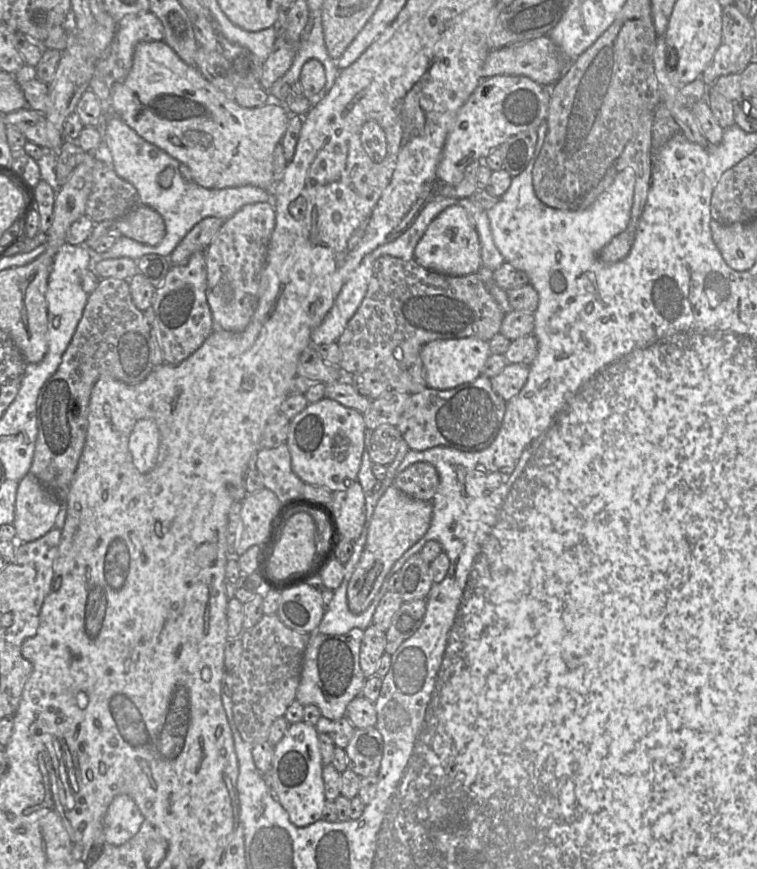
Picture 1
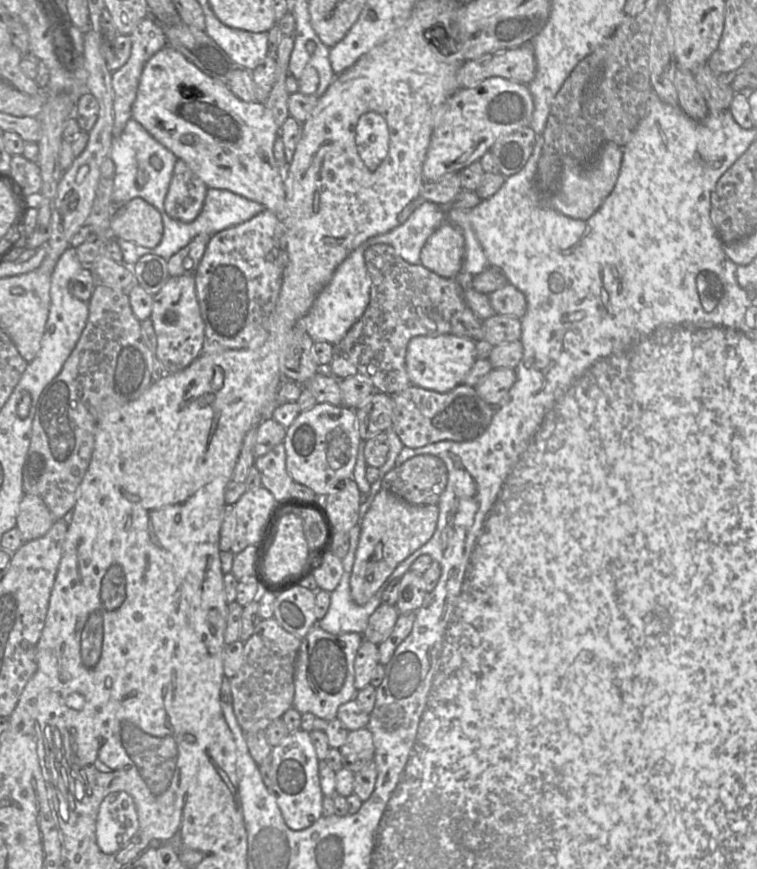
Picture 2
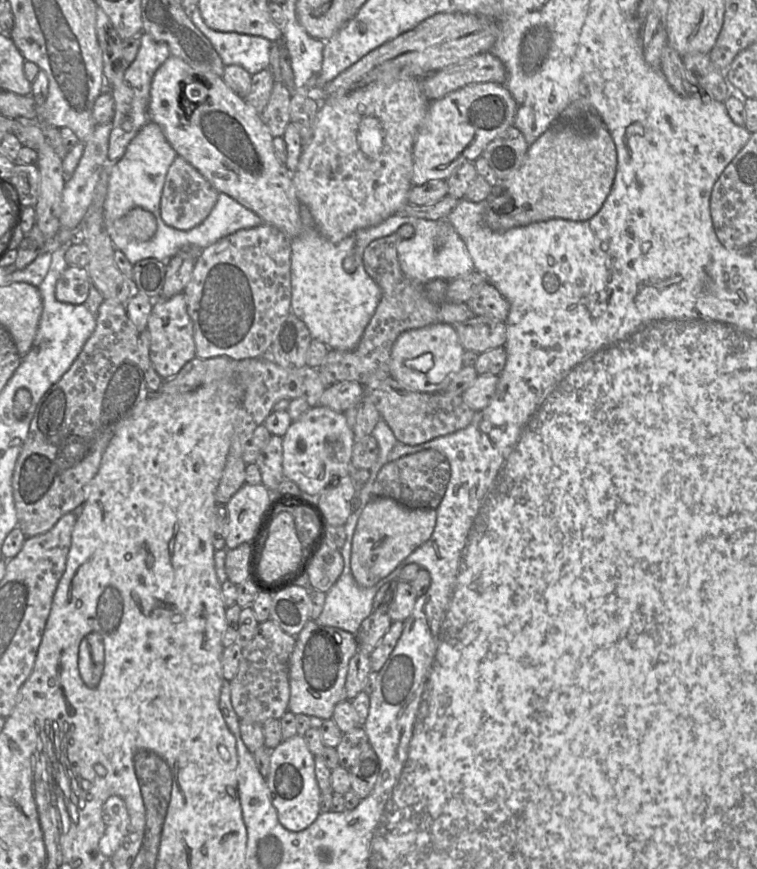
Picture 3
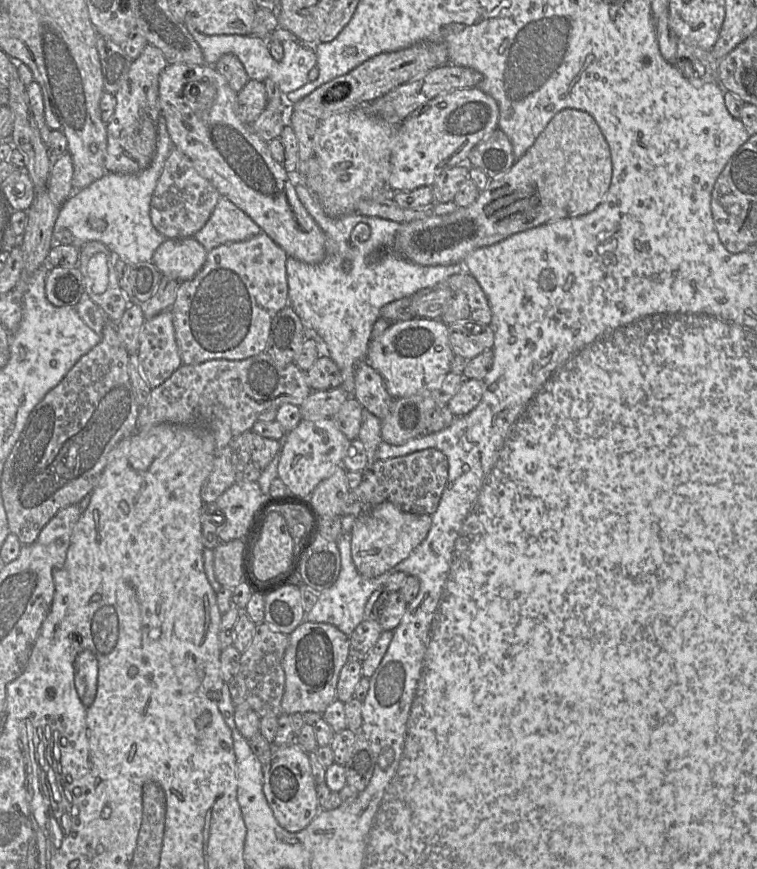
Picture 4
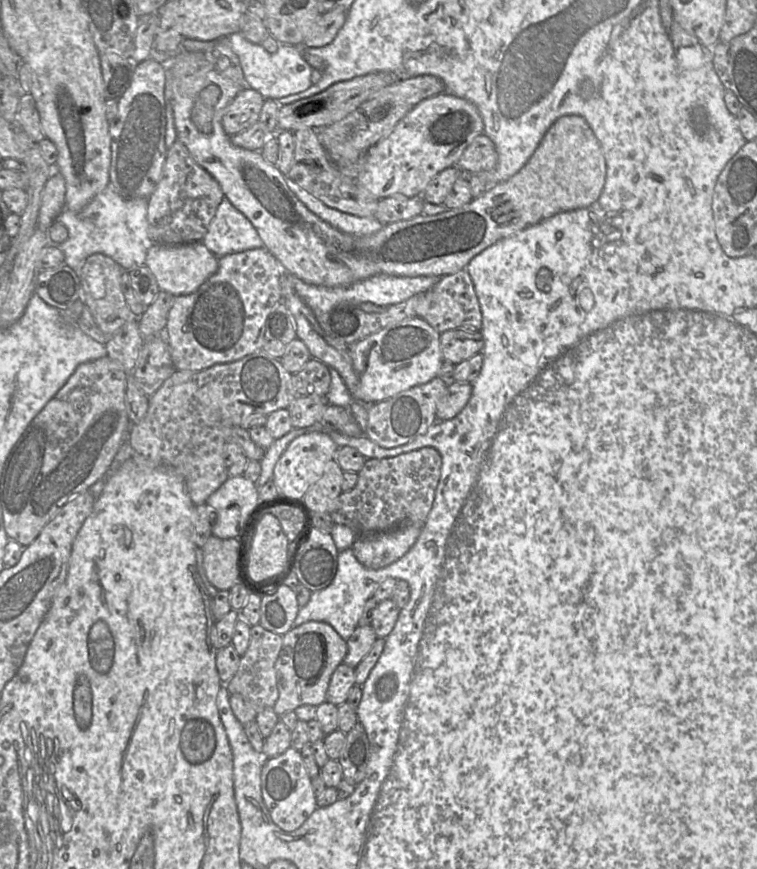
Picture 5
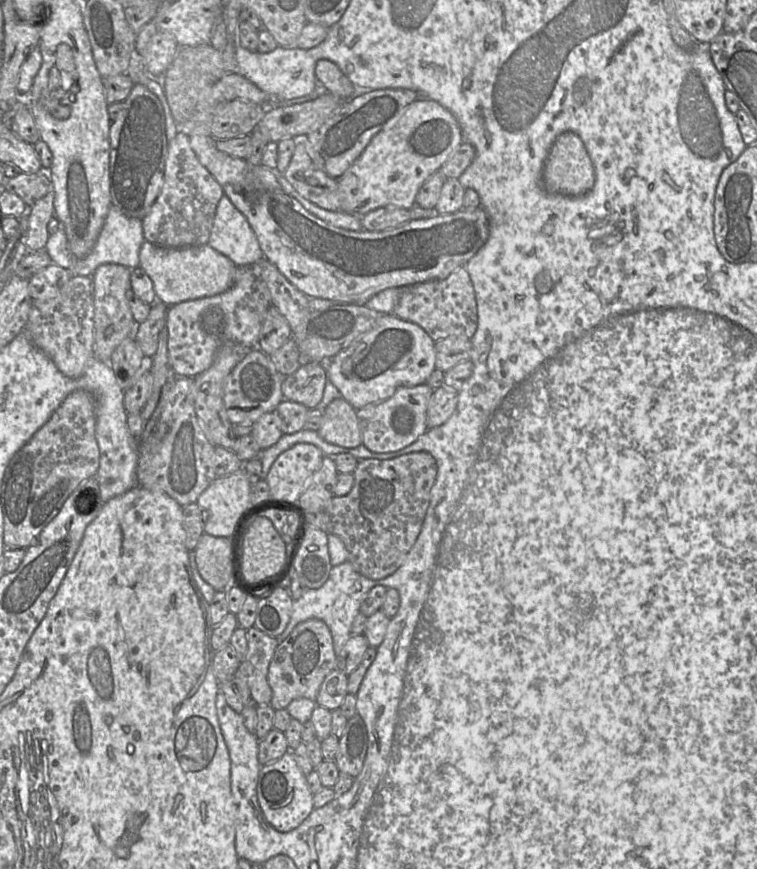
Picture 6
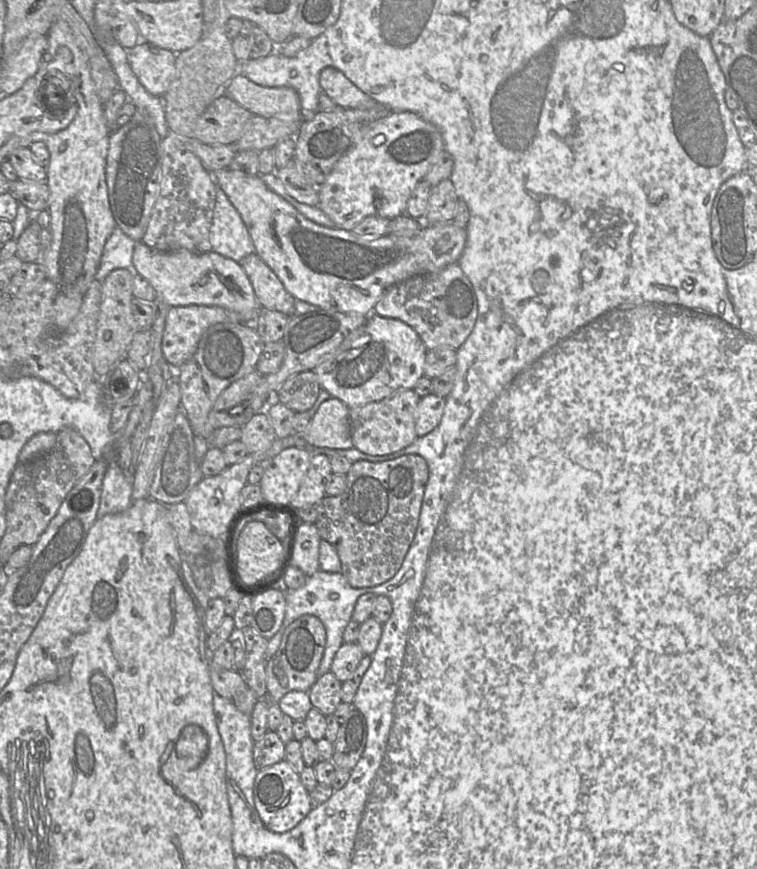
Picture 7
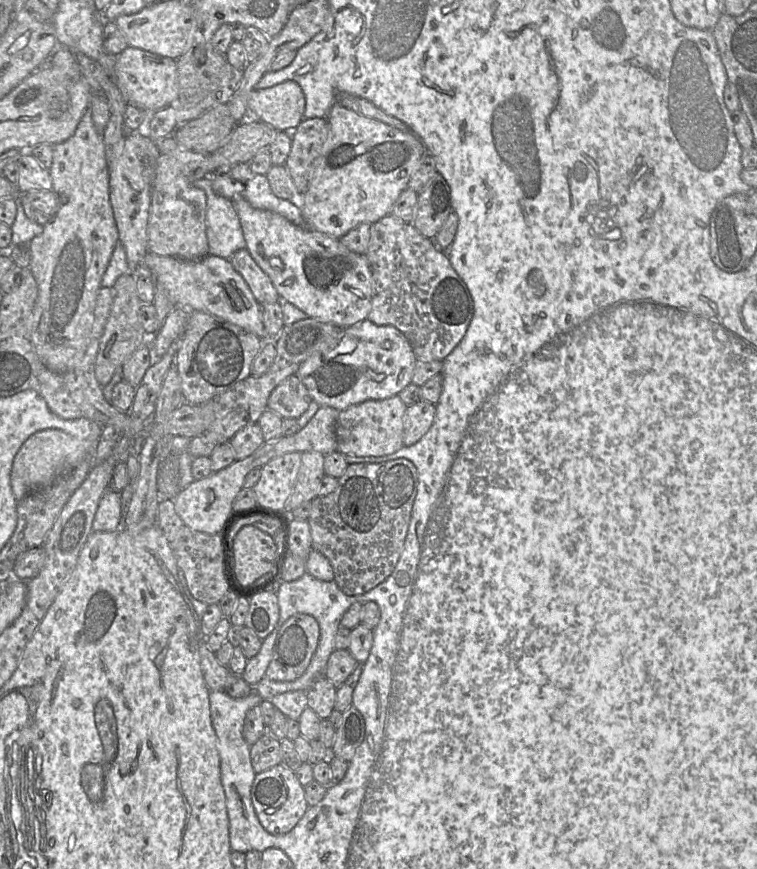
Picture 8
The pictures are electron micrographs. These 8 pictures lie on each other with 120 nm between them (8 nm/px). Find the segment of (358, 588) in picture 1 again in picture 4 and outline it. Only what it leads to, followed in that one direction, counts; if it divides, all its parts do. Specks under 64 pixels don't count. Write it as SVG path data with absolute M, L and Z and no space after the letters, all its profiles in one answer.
M389 501L361 513L351 531L351 555L356 569L363 577L373 578L393 568L426 538L431 523L431 515L405 512Z

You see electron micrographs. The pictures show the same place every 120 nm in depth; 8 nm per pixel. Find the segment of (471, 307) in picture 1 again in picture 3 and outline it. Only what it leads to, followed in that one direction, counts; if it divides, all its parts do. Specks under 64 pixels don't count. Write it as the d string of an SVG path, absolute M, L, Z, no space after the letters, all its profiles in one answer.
M406 224L395 234L374 240L365 248L363 254L365 270L380 287L382 296L357 347L350 351L329 349L325 360L317 368L327 386L342 381L356 381L366 385L392 377L391 351L399 335L407 330L438 323L440 305L432 303L426 296L423 290L425 284L417 284L409 280L400 267L397 244L400 238L411 238L414 232L414 227Z

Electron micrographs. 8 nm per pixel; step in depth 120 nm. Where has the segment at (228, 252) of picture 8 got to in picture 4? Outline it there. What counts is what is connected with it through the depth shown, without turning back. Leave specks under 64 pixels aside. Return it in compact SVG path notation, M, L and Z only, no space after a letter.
M221 197L206 224L193 238L209 252L220 245L244 241L261 232L243 210Z

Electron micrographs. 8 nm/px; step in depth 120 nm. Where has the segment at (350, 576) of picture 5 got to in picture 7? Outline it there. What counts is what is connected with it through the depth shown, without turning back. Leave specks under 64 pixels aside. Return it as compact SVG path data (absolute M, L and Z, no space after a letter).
M318 570L313 575L306 578L306 583L299 589L288 590L286 596L285 617L280 629L269 639L266 649L267 663L276 653L280 646L282 636L286 628L300 616L309 614L318 617L326 629L326 645L323 658L318 670L318 678L330 671L333 659L344 643L344 630L352 619L353 610L357 599L366 593L369 593L369 587L355 588L351 586L342 573L330 573Z

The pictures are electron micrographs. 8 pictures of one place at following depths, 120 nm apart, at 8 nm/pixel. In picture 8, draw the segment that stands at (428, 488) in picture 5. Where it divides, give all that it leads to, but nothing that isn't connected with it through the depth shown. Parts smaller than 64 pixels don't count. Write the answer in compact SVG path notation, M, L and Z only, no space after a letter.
M399 458L382 463L348 464L345 473L338 479L335 491L312 500L308 518L312 549L329 560L334 581L345 594L364 594L392 574L404 547L417 488L416 466L408 459Z

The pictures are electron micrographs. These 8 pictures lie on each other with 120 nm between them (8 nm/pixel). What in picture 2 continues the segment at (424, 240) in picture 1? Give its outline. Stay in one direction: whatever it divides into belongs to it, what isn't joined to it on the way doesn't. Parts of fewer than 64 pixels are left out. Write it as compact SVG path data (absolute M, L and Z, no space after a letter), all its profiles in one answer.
M451 224L441 225L426 241L420 252L420 263L445 278L455 278L462 271L465 239L460 229Z

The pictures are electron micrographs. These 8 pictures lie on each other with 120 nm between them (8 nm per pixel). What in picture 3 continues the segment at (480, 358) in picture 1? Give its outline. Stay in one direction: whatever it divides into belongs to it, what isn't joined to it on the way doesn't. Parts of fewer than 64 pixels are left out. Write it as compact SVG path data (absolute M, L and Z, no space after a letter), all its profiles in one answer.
M438 322L404 331L392 347L391 376L413 391L444 392L452 377L463 367L462 356L465 351L454 326L447 323Z

